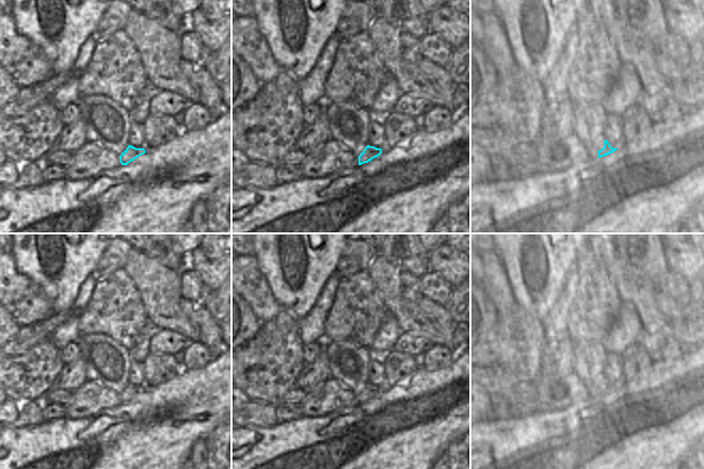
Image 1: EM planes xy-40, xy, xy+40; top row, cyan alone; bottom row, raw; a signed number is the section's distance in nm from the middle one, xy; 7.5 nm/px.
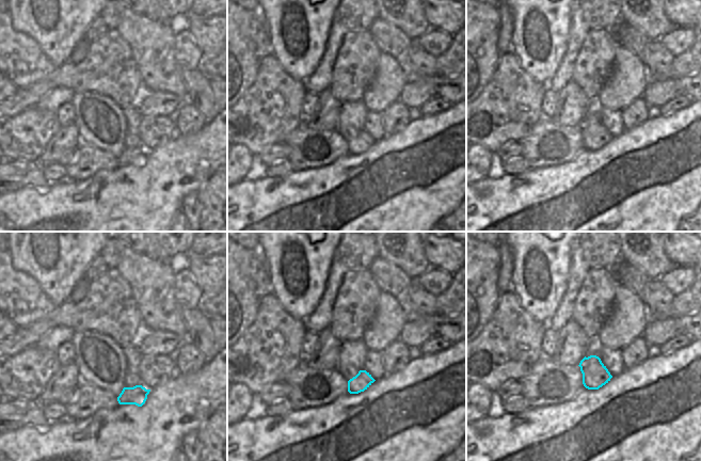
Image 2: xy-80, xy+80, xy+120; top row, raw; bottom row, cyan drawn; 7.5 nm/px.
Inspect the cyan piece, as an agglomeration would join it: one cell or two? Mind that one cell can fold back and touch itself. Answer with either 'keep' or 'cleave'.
keep

